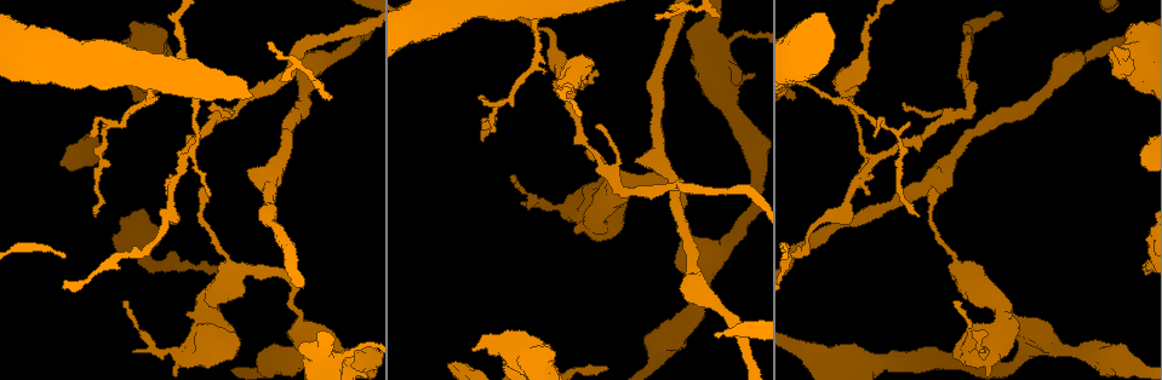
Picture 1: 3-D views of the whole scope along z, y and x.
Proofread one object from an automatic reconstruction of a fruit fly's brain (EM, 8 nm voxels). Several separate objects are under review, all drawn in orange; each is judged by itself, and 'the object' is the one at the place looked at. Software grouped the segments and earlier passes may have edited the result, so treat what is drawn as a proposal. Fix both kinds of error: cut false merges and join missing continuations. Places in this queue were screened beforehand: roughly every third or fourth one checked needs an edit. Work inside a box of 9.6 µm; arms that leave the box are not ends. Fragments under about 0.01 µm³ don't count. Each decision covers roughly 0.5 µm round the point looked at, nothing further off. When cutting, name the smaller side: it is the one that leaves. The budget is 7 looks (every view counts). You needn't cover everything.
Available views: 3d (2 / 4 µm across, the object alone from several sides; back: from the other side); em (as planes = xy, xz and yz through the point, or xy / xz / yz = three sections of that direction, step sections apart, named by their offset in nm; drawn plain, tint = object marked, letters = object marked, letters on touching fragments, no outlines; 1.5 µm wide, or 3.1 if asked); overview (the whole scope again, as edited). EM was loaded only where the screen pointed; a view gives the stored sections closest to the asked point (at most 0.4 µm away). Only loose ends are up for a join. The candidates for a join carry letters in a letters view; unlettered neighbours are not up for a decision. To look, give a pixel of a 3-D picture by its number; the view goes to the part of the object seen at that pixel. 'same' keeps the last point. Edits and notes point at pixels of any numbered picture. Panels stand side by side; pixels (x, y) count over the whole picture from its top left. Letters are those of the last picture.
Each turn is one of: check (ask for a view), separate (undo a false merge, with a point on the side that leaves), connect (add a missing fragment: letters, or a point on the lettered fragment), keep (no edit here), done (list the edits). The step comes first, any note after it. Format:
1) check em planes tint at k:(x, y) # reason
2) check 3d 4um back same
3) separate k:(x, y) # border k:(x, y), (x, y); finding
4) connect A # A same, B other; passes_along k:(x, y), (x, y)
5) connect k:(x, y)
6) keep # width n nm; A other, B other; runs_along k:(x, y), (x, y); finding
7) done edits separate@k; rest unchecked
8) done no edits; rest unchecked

check 3d 4um at 1:(572, 93) # branch point

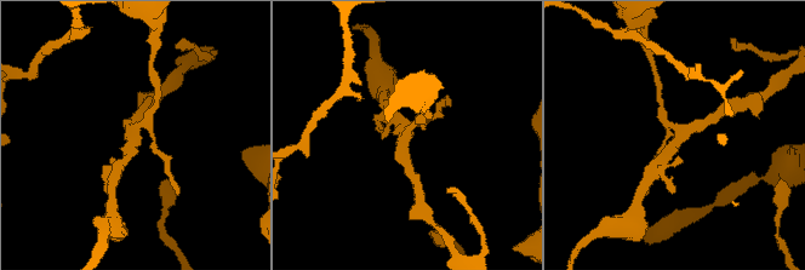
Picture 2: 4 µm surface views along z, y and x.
check em xy step 8 letters at 2:(134, 128) # shape alone is not enough

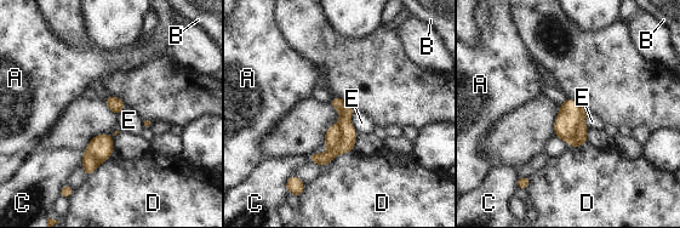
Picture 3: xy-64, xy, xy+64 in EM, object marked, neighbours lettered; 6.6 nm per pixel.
separate 3:(580, 137) # longest_contact D 260 nm; A other, B other, C other, D other, E other; two neurons meet here

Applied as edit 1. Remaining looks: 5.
check 3d 4um at 1:(1127, 51) # branch stops here

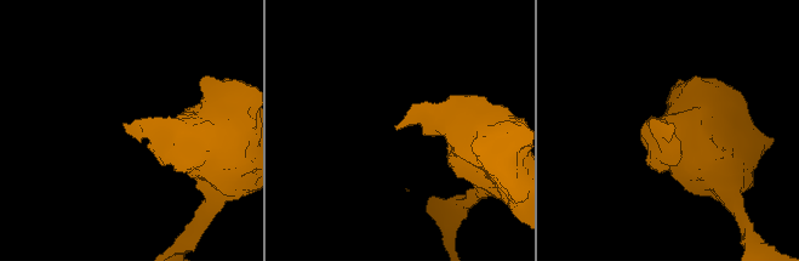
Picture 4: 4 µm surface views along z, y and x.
check em planes letters at 4:(398, 126) # shape alone is not enough

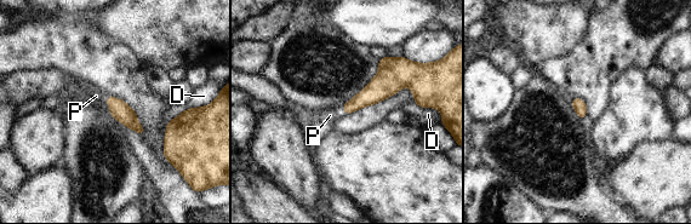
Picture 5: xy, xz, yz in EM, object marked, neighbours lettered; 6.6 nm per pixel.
connect P # longest_contact D 260 nm; D other, P same; the neuron continues

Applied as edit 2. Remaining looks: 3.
done edits separate@3, connect@5; rest unchecked

